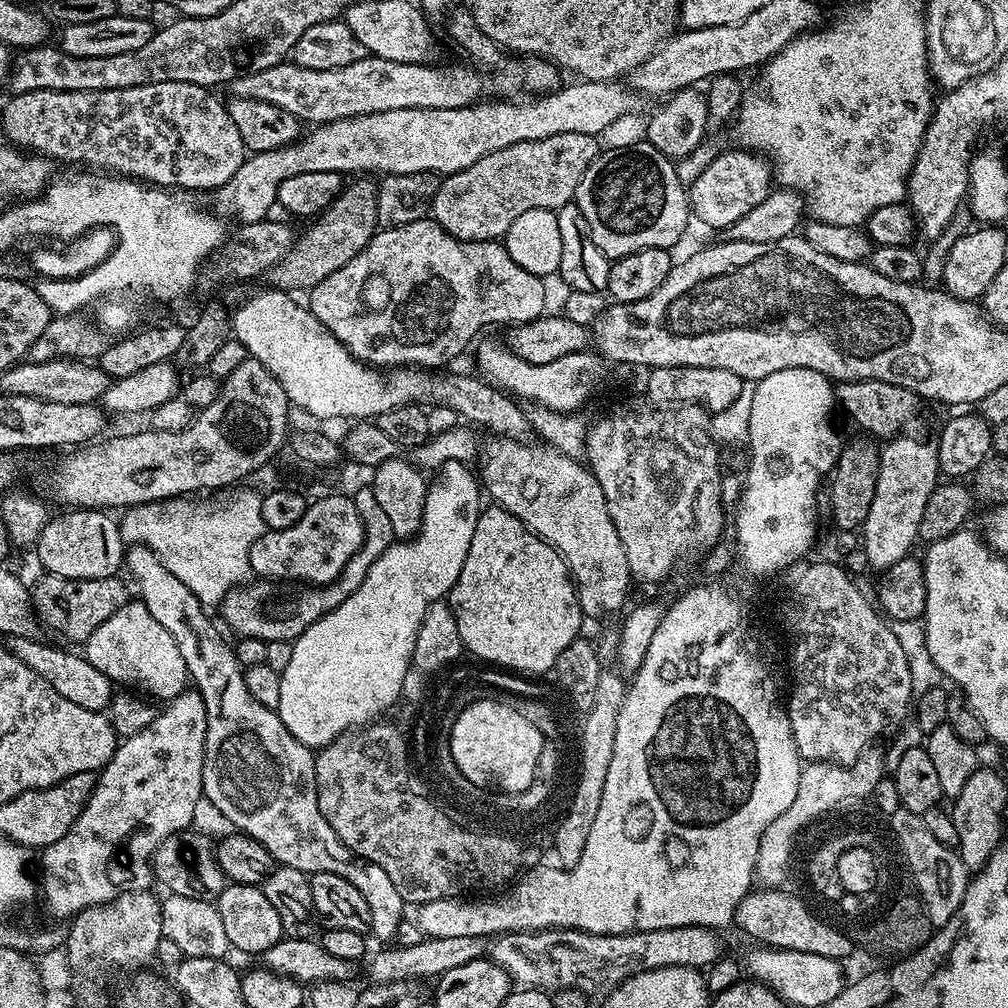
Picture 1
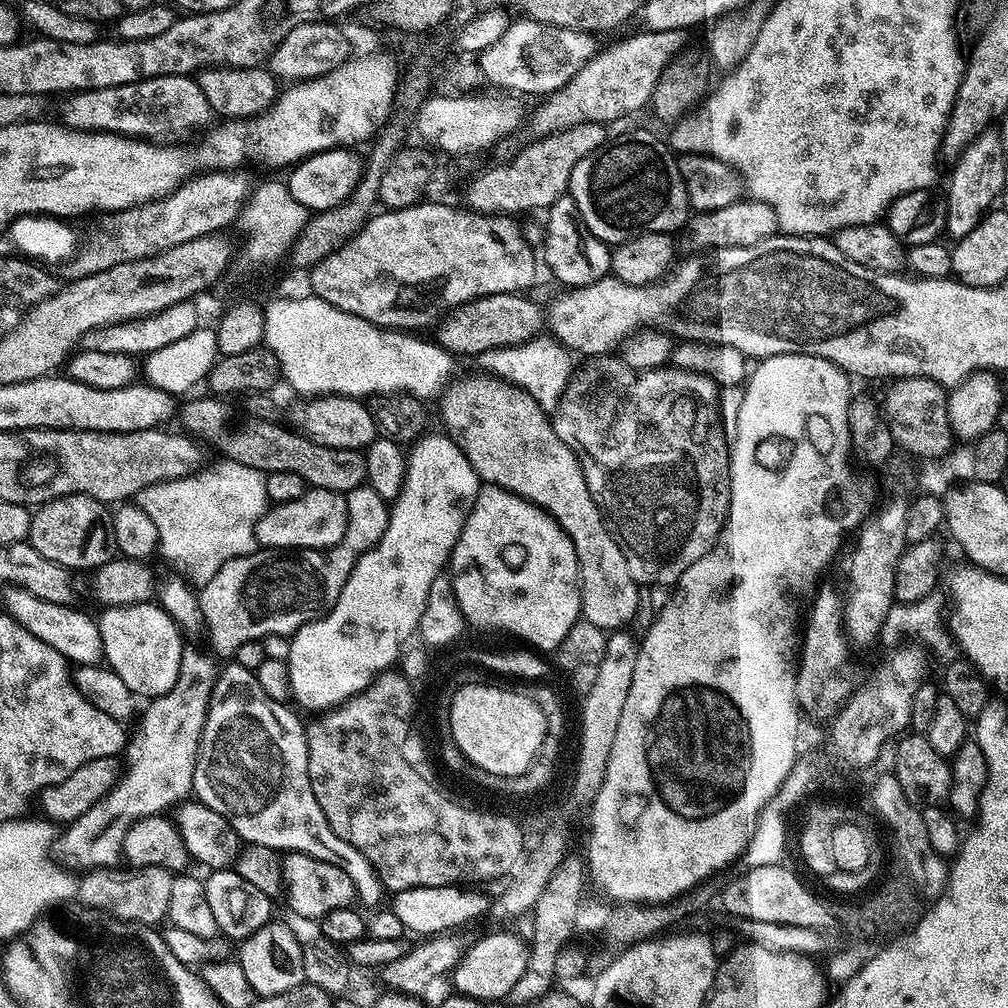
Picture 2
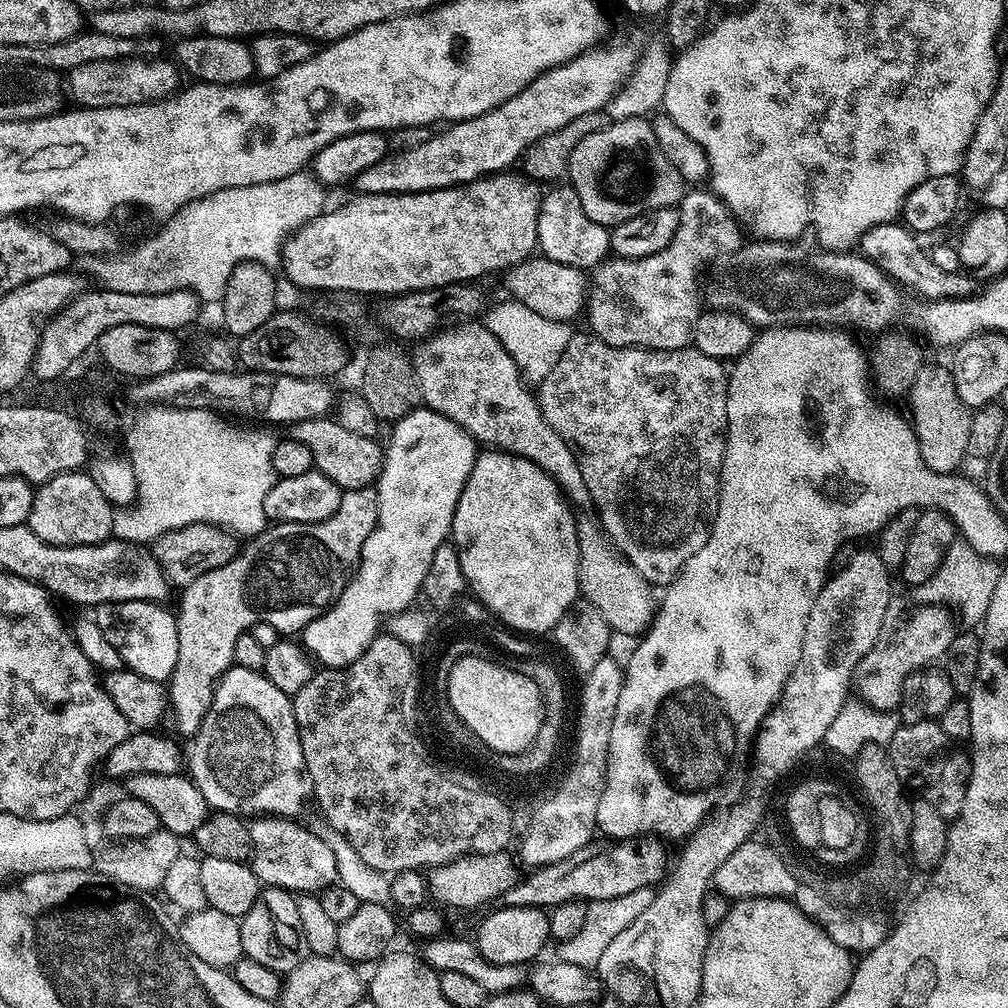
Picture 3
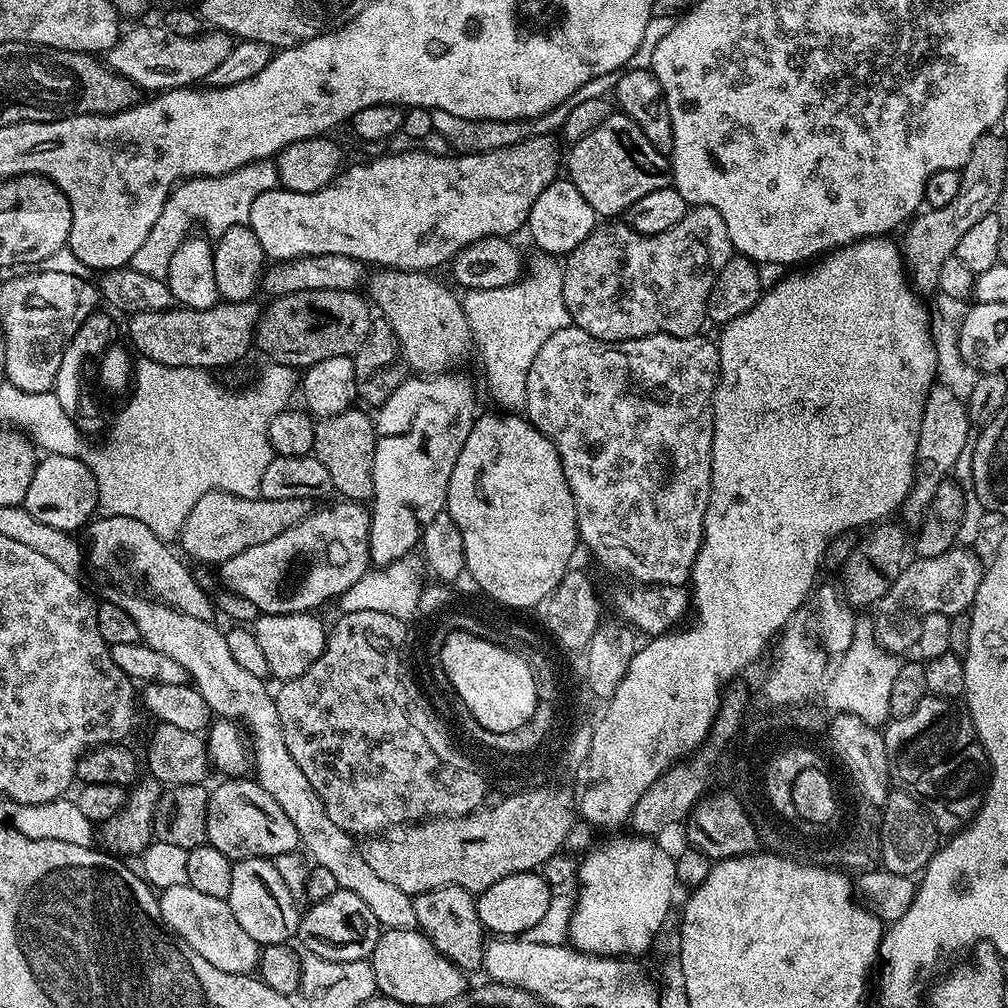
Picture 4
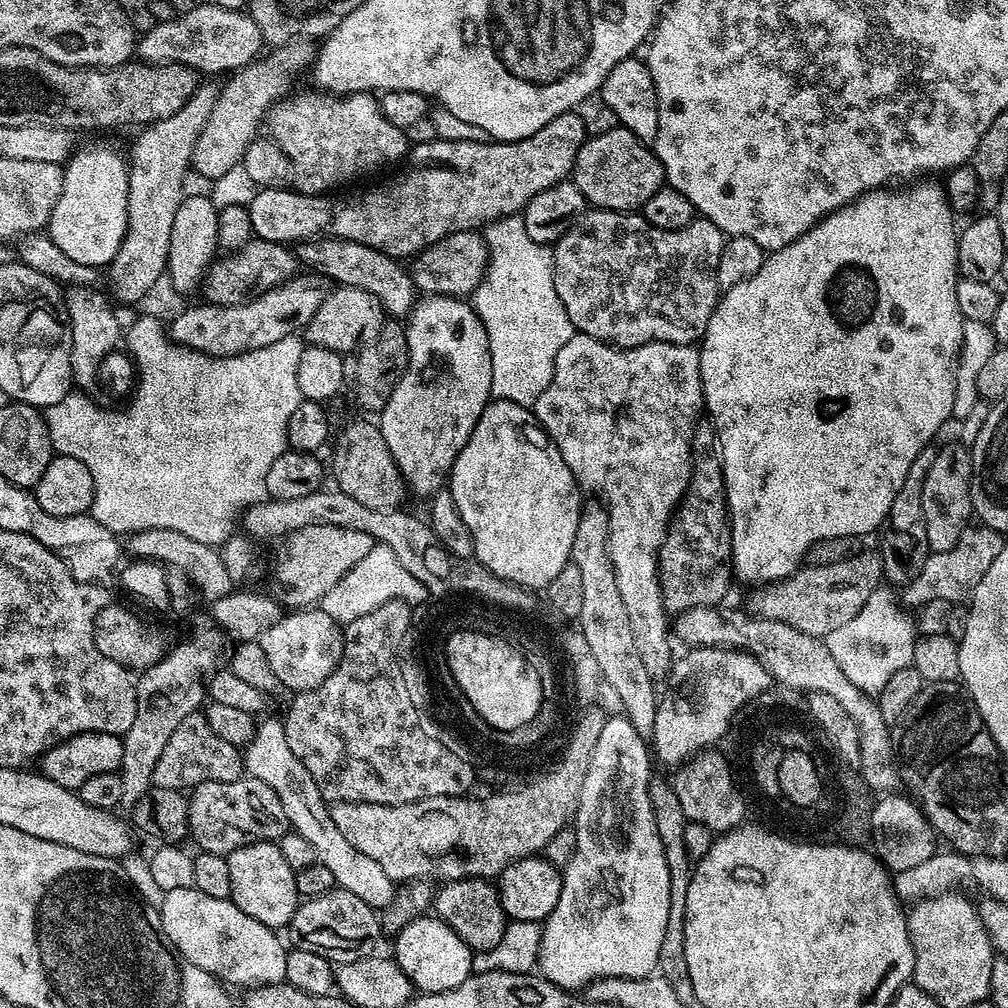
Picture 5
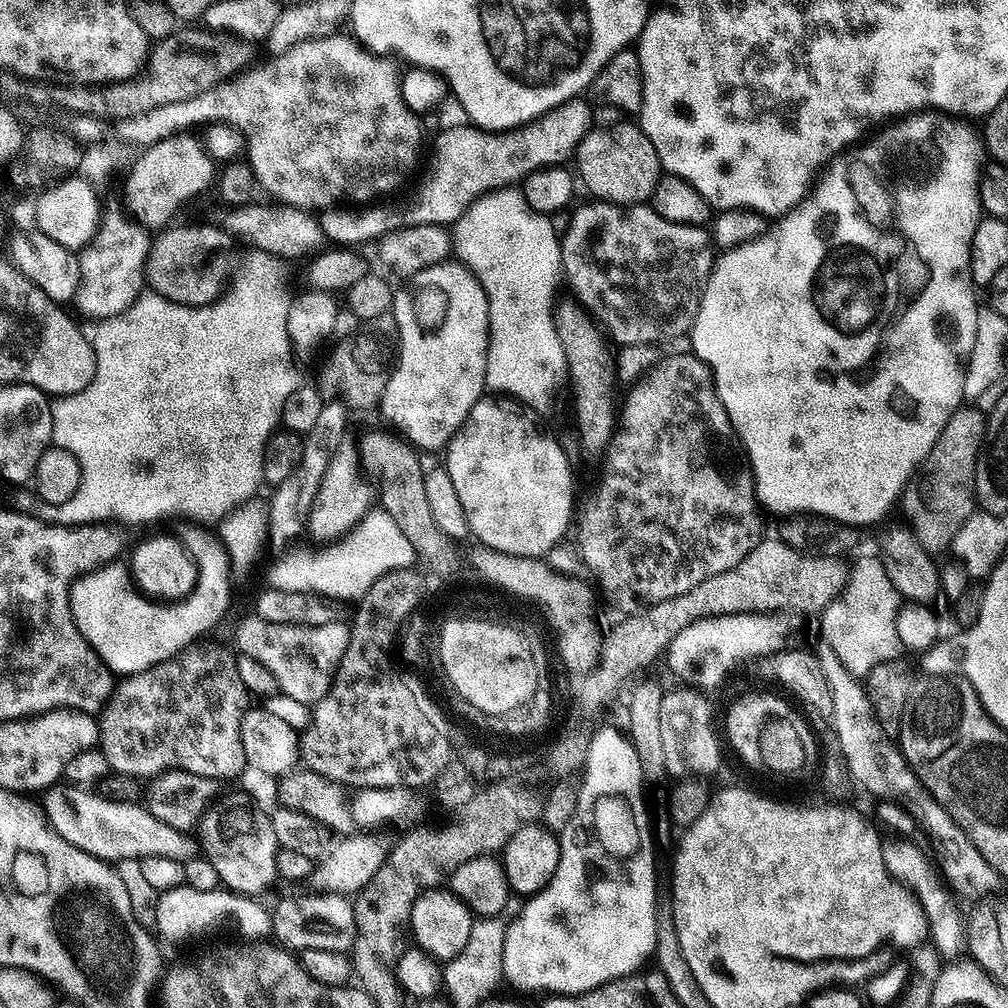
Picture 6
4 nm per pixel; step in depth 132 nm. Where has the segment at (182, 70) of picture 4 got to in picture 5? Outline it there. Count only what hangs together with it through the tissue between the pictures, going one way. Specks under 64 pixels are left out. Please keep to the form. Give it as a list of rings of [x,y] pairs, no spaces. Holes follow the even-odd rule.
[[[200,2],[172,20],[153,23],[151,30],[139,37],[136,52],[145,63],[182,64],[204,75],[240,70],[259,57],[261,46],[260,27],[248,13]]]

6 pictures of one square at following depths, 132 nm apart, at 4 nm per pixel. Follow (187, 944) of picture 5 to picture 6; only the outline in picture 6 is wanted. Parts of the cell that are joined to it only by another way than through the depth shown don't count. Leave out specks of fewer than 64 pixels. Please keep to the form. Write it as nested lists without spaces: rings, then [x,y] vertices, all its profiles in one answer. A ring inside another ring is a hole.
[[[183,884],[159,895],[155,929],[168,940],[186,940],[224,926],[237,927],[244,938],[264,938],[272,930],[271,911],[258,901],[259,899],[230,892],[225,888],[200,891]]]

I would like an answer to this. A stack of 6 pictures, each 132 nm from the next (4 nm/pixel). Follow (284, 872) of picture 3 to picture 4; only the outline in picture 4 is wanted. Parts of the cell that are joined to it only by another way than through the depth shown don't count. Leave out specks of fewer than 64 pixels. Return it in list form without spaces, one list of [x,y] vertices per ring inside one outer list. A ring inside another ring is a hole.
[[[228,778],[225,781],[225,784],[218,785],[216,790],[214,788],[214,795],[208,804],[209,845],[228,856],[232,862],[239,862],[245,858],[275,858],[287,852],[295,852],[301,847],[298,830],[294,830],[294,822],[286,818],[286,810],[282,810],[282,806],[278,806],[278,802],[274,802],[274,798],[270,798],[270,794],[266,794],[266,790],[257,784],[255,779]]]

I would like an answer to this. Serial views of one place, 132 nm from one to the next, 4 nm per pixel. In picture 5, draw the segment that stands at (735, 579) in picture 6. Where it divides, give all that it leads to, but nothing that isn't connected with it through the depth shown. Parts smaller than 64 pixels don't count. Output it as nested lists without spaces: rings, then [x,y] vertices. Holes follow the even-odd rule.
[[[876,550],[860,552],[857,556],[848,556],[833,564],[808,567],[797,568],[785,580],[753,587],[747,607],[762,618],[786,622],[786,626],[794,626],[794,630],[802,630],[802,634],[823,638],[854,618],[885,579],[884,563]]]

